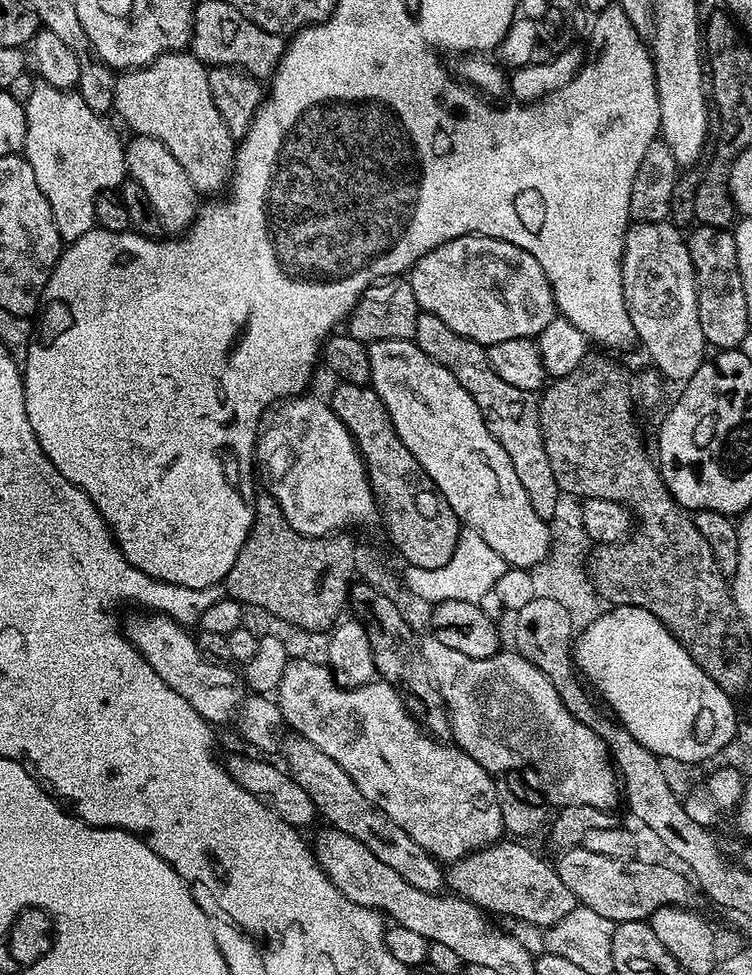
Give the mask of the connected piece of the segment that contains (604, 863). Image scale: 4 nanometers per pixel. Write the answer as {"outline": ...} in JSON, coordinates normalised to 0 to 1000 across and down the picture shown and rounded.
{"outline":[[[775,868],[749,871],[741,878],[745,879],[737,882],[737,889],[742,901],[753,905],[767,924],[818,949],[839,944],[860,945],[876,931],[914,928],[923,916],[922,904],[899,888],[859,888],[859,884],[848,884],[844,880],[806,880],[806,876],[790,876],[790,872],[779,872]]]}

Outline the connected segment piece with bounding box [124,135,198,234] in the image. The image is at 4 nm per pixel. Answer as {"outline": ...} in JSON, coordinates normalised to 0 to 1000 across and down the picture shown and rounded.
{"outline":[[[177,138],[169,145],[165,153],[165,161],[170,167],[170,181],[194,195],[194,200],[199,202],[199,207],[205,210],[205,215],[210,215],[217,237],[223,240],[243,240],[261,225],[263,216],[263,198],[261,192],[253,187],[253,178],[242,174],[242,169],[231,163],[231,158],[198,139]]]}

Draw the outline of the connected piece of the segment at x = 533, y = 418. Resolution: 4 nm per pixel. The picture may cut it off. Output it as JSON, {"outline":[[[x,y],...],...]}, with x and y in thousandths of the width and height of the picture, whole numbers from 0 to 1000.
{"outline":[[[560,320],[551,346],[555,355],[572,363],[577,371],[593,375],[609,392],[636,412],[636,421],[641,421],[641,429],[662,449],[662,457],[678,466],[678,474],[684,474],[684,482],[689,486],[689,494],[694,494],[694,503],[705,511],[705,519],[718,531],[733,534],[737,519],[746,507],[742,494],[737,490],[737,482],[731,478],[731,470],[726,470],[726,457],[718,440],[718,416],[714,407],[699,400],[689,400],[689,396],[678,396],[678,392],[662,388],[657,384],[657,375],[652,375],[645,354],[630,351],[625,347],[614,347],[614,343],[604,343],[588,326],[577,326],[577,322]]]}

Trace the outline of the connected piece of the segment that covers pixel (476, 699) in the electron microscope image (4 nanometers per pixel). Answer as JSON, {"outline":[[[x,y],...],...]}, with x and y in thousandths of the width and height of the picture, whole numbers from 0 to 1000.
{"outline":[[[569,650],[559,656],[559,670],[566,679],[566,683],[574,692],[574,699],[585,710],[586,716],[596,724],[596,736],[598,739],[598,755],[605,766],[614,768],[620,773],[625,773],[625,777],[630,777],[630,782],[636,782],[646,791],[664,794],[664,792],[702,792],[702,800],[707,804],[713,804],[713,808],[718,812],[723,812],[723,816],[731,824],[739,825],[741,830],[753,827],[795,827],[797,829],[818,830],[819,824],[827,821],[827,804],[822,799],[822,789],[809,770],[809,765],[802,757],[790,749],[785,749],[785,745],[779,745],[774,741],[769,741],[769,736],[763,736],[758,732],[758,728],[753,728],[753,724],[747,720],[747,716],[742,712],[742,708],[731,695],[726,691],[721,691],[721,687],[715,687],[715,683],[710,683],[699,675],[694,675],[691,670],[685,667],[666,667],[652,675],[625,675],[625,671],[613,671],[609,667],[598,667],[598,663],[593,663],[589,658],[582,658],[578,650]]]}

